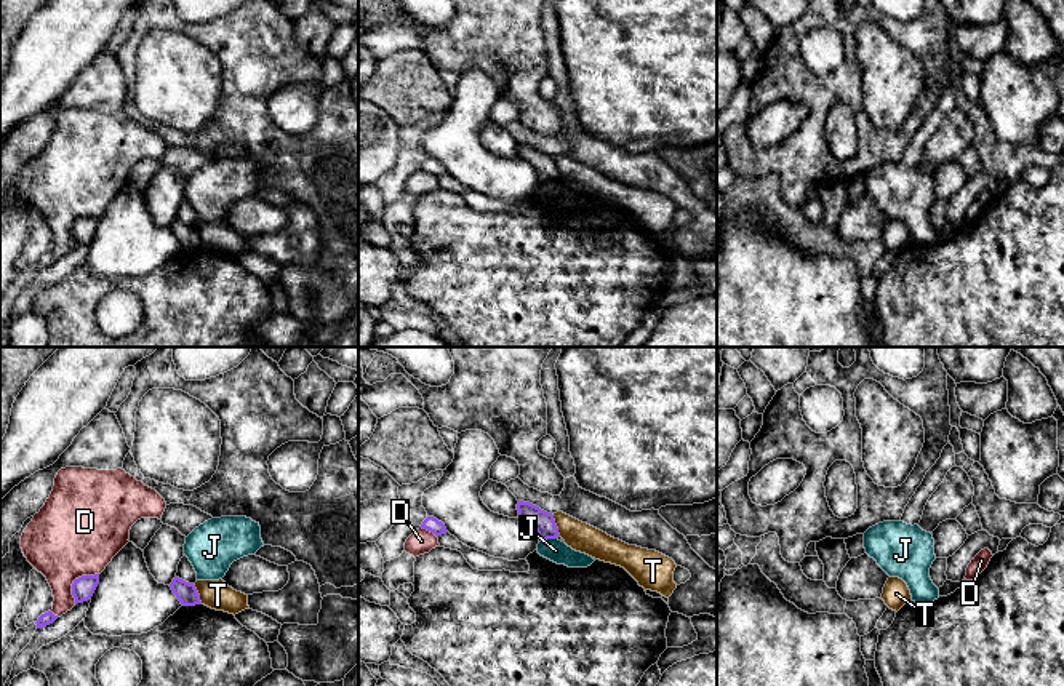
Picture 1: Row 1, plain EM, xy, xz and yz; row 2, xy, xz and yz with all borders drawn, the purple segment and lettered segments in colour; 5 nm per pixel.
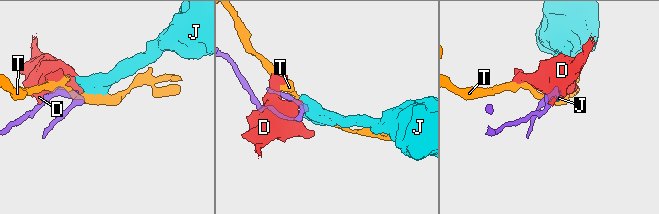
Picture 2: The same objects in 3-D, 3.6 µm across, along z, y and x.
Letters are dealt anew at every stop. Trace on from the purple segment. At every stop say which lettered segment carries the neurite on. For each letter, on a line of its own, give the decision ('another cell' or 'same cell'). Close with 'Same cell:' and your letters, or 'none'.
D: another cell
J: another cell
T: another cell
Same cell: none

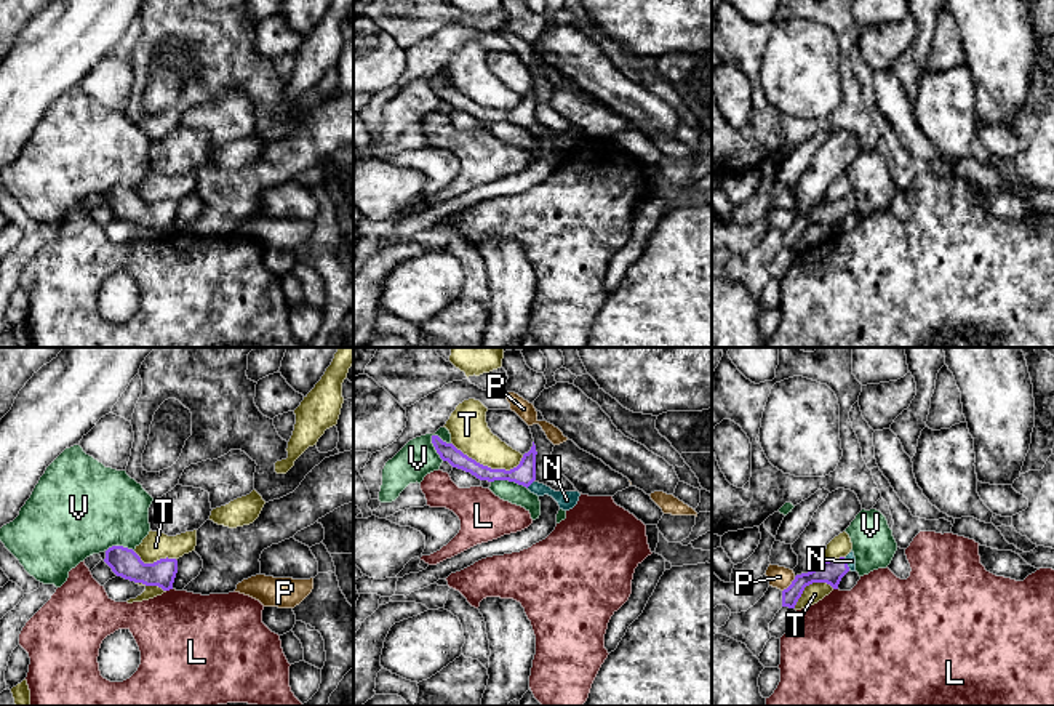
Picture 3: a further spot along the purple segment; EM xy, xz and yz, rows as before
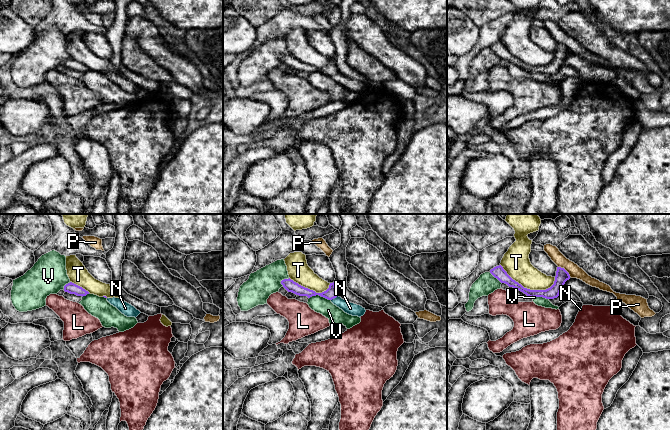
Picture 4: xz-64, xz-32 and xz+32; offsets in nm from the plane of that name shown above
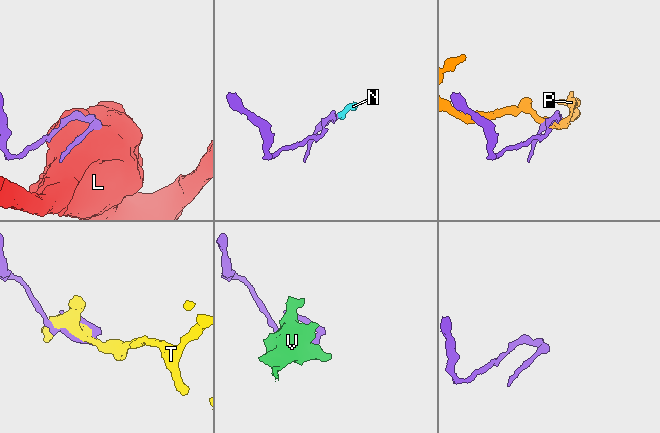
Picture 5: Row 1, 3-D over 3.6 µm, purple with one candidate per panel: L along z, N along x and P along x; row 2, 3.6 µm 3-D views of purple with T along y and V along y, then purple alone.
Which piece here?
L: another cell
N: same cell
P: another cell
T: another cell
V: another cell
Same cell: N

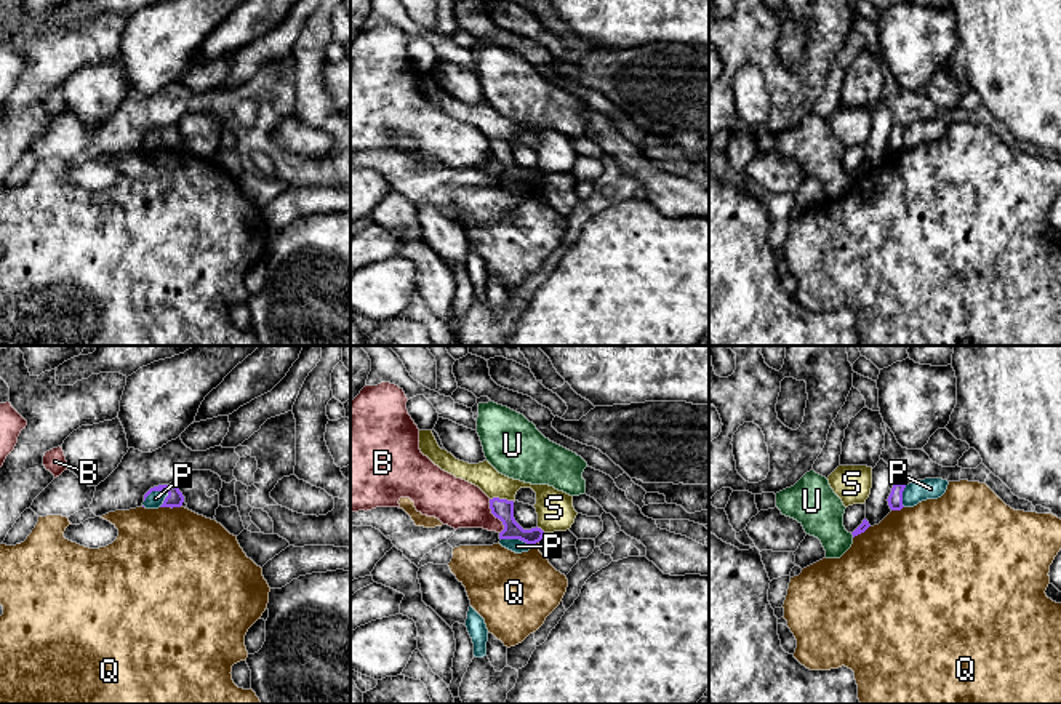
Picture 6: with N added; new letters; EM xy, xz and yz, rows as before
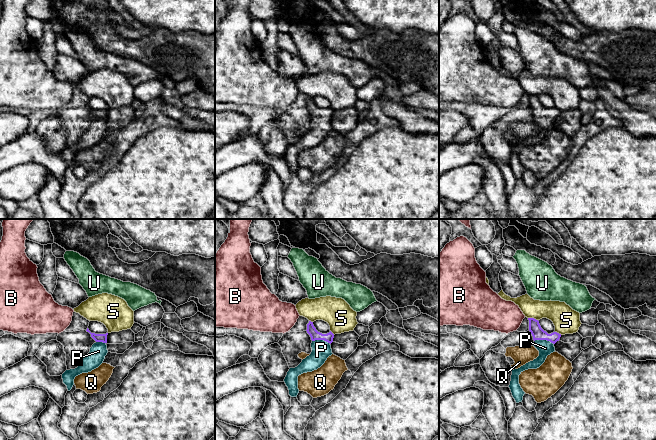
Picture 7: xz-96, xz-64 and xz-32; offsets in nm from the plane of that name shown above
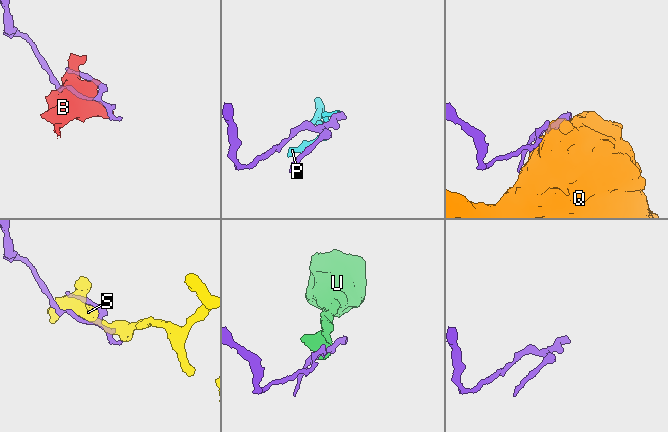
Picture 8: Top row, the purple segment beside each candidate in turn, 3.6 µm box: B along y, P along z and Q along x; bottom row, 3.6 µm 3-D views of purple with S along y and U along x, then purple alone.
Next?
B: another cell
P: same cell
Q: another cell
S: another cell
U: another cell
Same cell: P

